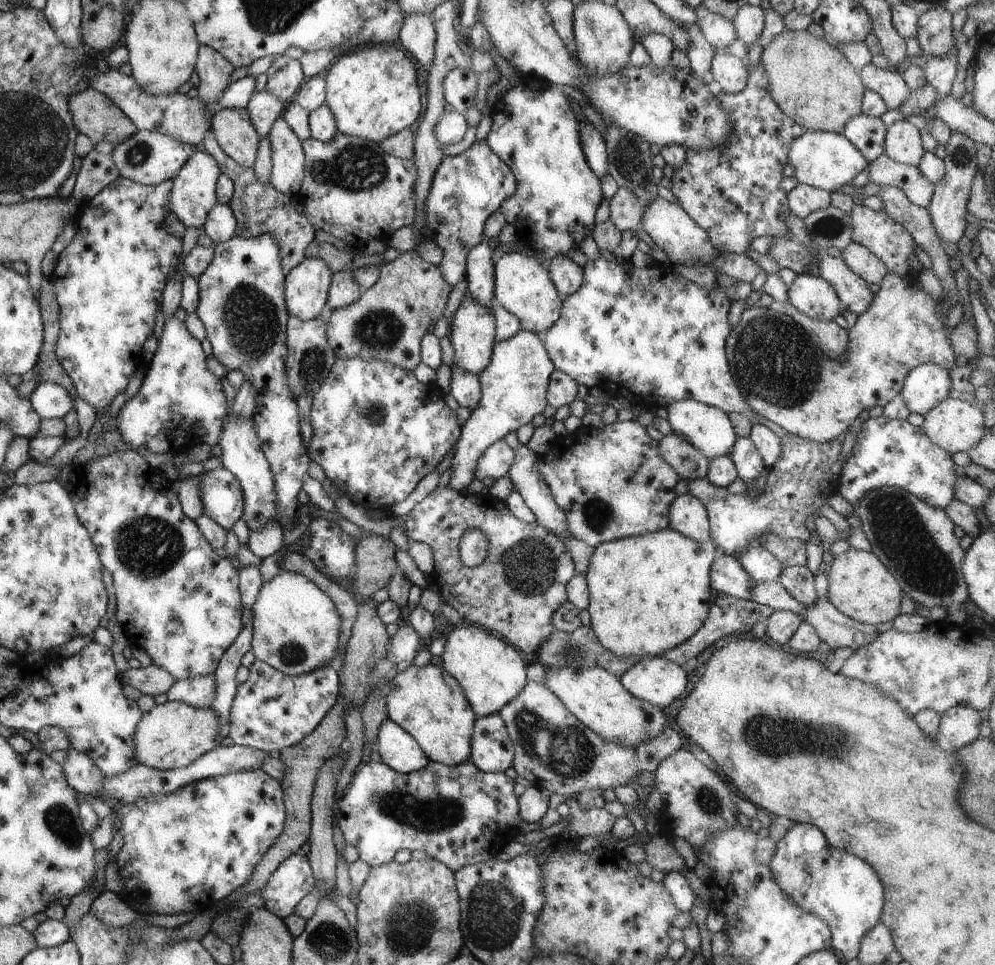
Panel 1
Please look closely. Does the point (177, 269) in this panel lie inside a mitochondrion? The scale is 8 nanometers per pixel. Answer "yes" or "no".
no

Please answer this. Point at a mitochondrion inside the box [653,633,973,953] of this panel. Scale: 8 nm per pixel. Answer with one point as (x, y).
(757, 728)

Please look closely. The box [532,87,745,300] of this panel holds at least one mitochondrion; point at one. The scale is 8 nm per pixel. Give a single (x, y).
(629, 161)

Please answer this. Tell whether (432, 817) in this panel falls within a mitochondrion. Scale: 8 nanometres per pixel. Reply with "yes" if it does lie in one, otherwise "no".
yes

